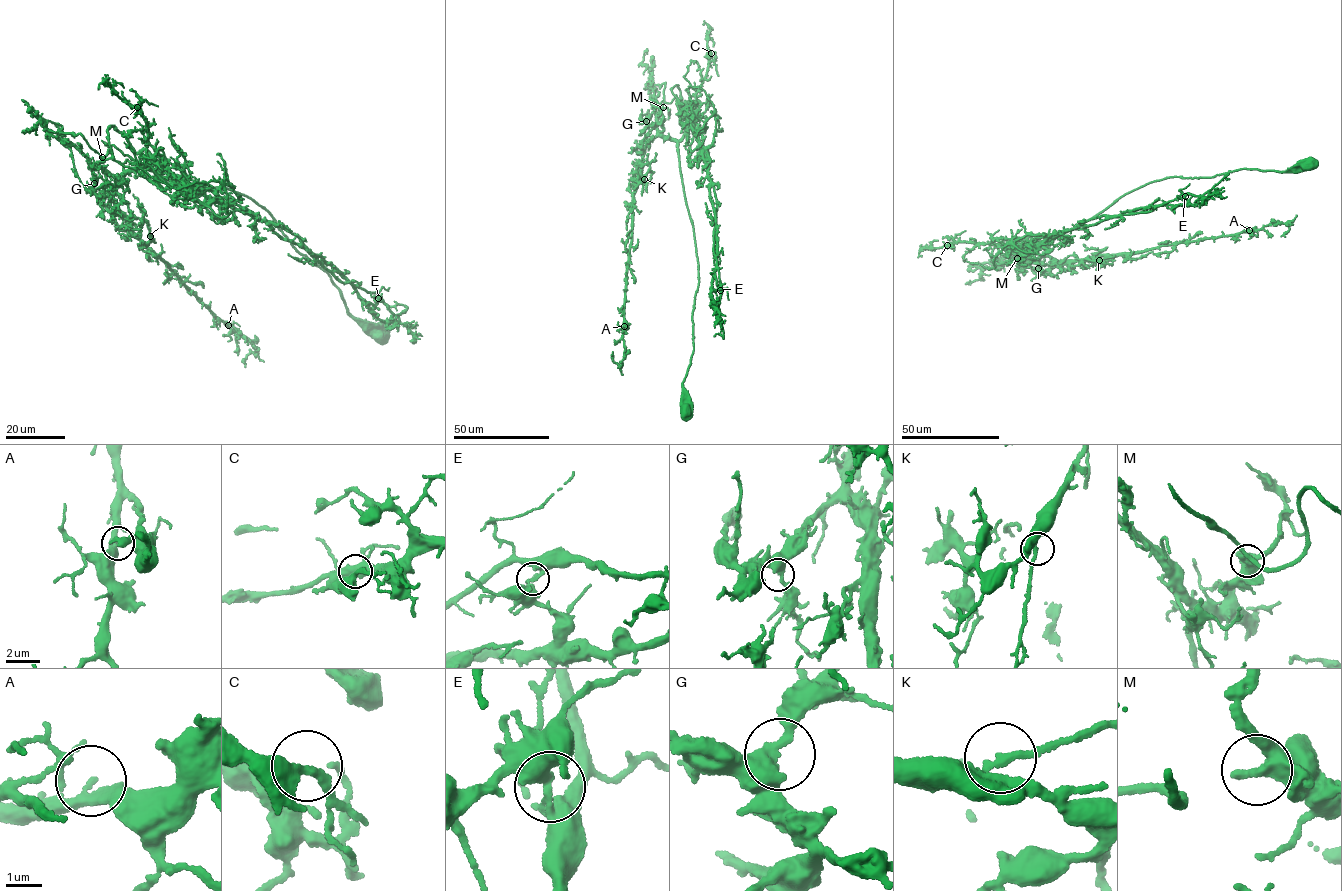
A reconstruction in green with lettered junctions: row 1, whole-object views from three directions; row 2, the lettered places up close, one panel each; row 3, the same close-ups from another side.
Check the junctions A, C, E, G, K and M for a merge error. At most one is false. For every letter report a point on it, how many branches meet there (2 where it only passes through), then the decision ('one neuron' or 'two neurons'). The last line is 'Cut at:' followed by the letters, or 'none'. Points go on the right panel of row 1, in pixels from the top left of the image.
A: (1249, 230) | 2 | one neuron
C: (947, 245) | 2 | one neuron
E: (1185, 196) | 2 | two neurons
G: (1038, 268) | 2 | one neuron
K: (1099, 260) | 2 | one neuron
M: (1017, 258) | 2 | one neuron
Cut at: E

